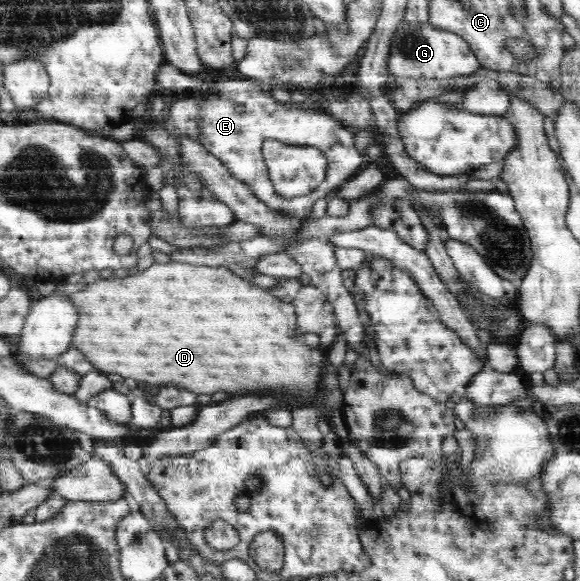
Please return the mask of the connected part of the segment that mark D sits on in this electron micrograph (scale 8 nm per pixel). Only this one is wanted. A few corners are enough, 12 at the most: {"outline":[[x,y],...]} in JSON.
{"outline":[[226,267],[69,296],[72,346],[196,395],[321,394],[296,310]]}

